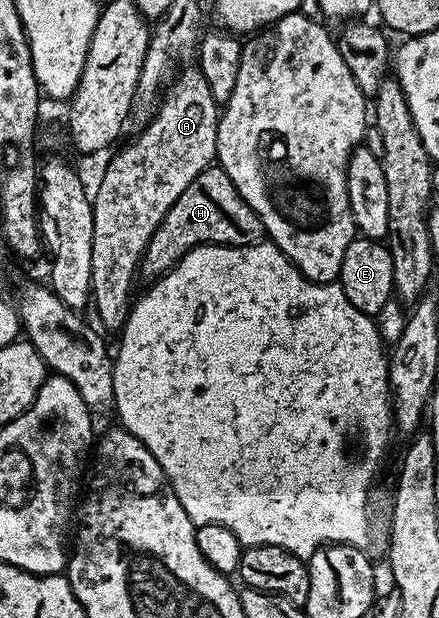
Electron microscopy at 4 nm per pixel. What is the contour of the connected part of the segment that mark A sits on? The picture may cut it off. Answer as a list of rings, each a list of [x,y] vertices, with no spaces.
[[[185,66],[163,92],[151,121],[109,161],[96,191],[94,187],[90,303],[93,308],[96,306],[99,326],[105,332],[124,330],[124,322],[132,310],[132,286],[138,280],[140,258],[150,237],[154,237],[154,229],[162,225],[162,217],[182,197],[186,185],[213,166],[217,122],[218,105],[210,93],[210,85],[206,85],[206,77],[202,77],[199,66]]]

